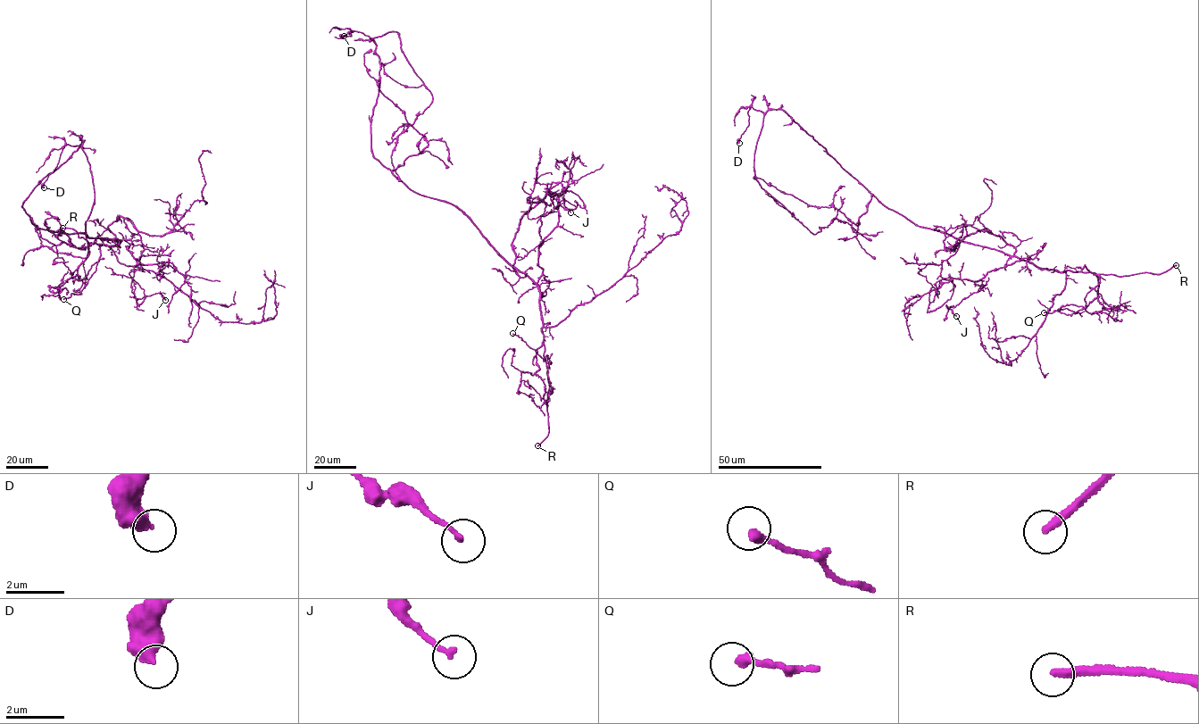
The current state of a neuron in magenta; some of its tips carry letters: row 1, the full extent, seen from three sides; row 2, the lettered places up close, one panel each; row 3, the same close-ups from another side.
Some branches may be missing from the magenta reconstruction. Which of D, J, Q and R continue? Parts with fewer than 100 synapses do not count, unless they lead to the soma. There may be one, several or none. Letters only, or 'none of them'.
R

